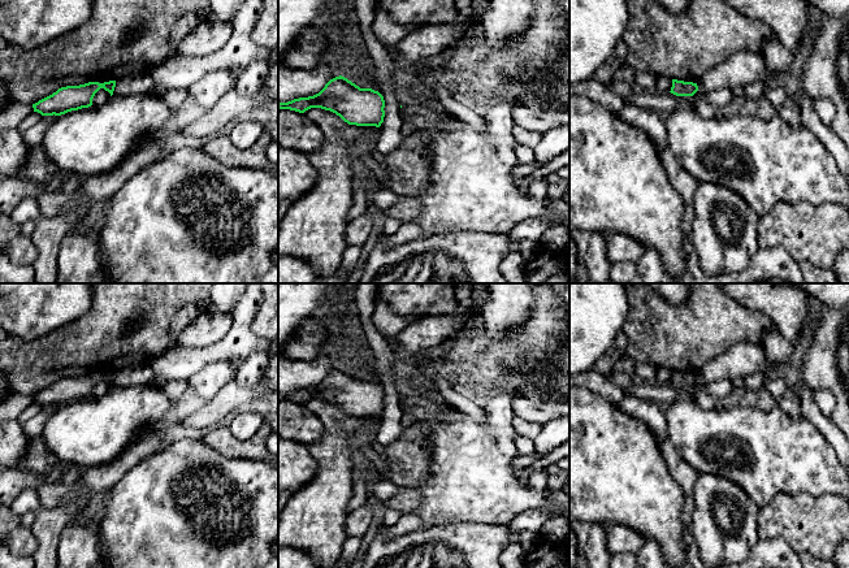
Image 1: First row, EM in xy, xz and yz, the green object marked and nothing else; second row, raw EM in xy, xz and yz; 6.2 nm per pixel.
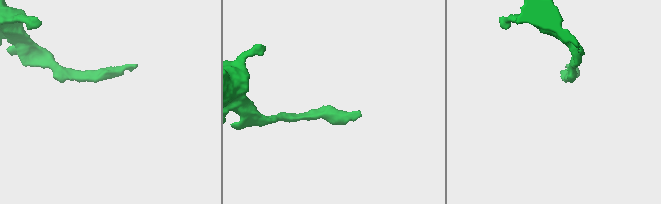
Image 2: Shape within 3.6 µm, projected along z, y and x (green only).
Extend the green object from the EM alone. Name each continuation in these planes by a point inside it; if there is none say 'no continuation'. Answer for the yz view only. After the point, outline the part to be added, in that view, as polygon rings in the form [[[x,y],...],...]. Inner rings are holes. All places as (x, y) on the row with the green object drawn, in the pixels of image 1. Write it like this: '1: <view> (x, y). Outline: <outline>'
no continuation

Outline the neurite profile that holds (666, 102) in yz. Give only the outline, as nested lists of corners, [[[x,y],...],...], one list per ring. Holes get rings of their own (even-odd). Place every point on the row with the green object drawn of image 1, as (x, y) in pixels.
[[[723,87],[707,92],[697,91],[693,96],[676,96],[671,92],[633,92],[627,96],[624,101],[627,104],[644,107],[657,110],[659,113],[671,113],[680,107],[697,107],[701,101],[707,101],[718,107],[719,109],[729,104],[733,99],[732,88]]]

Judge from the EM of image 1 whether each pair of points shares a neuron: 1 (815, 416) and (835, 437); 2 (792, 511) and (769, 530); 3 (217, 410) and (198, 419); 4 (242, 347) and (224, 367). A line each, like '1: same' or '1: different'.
1: same
2: same
3: same
4: different

